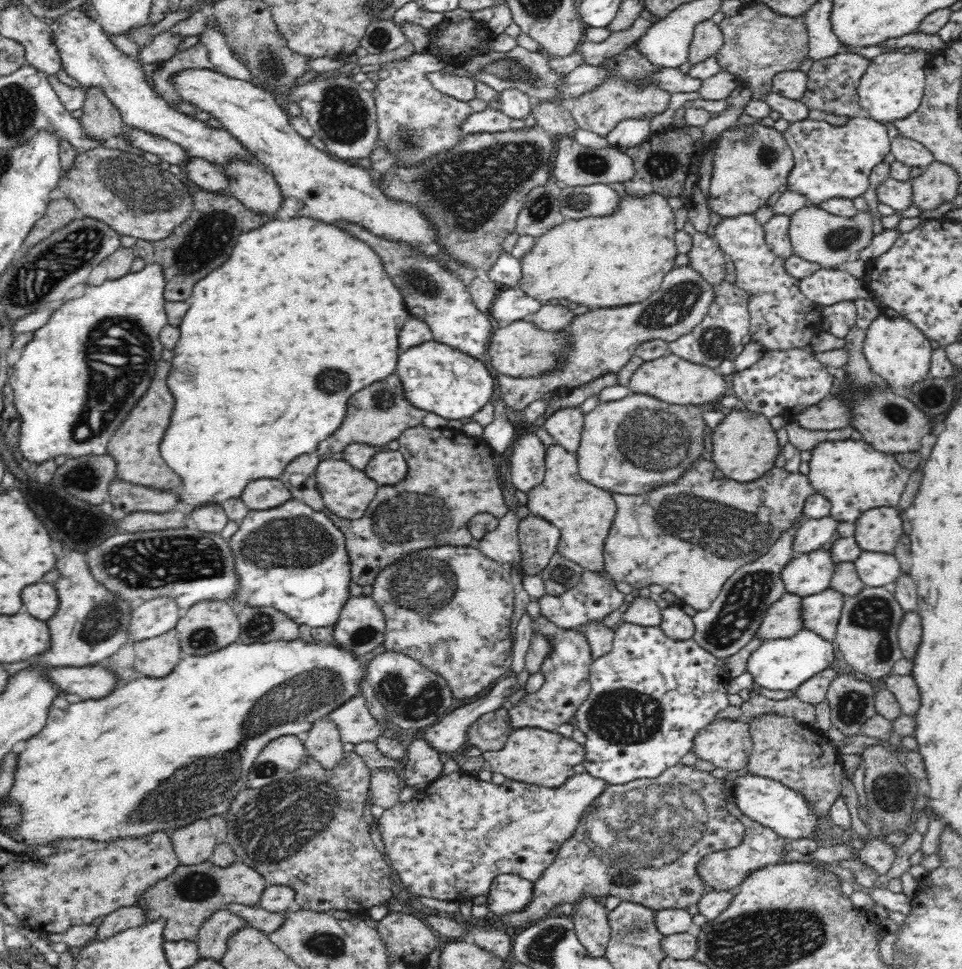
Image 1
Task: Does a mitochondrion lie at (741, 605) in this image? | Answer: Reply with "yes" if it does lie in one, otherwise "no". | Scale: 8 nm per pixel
yes

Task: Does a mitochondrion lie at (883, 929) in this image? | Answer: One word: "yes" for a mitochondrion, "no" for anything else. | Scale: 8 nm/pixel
no

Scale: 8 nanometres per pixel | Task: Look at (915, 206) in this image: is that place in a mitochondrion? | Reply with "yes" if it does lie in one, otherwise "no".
no

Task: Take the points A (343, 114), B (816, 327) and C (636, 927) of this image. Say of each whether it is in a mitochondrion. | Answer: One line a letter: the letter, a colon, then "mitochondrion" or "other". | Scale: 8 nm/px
A: mitochondrion
B: other
C: mitochondrion

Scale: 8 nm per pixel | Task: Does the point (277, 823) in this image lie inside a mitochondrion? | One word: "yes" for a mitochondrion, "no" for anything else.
yes

